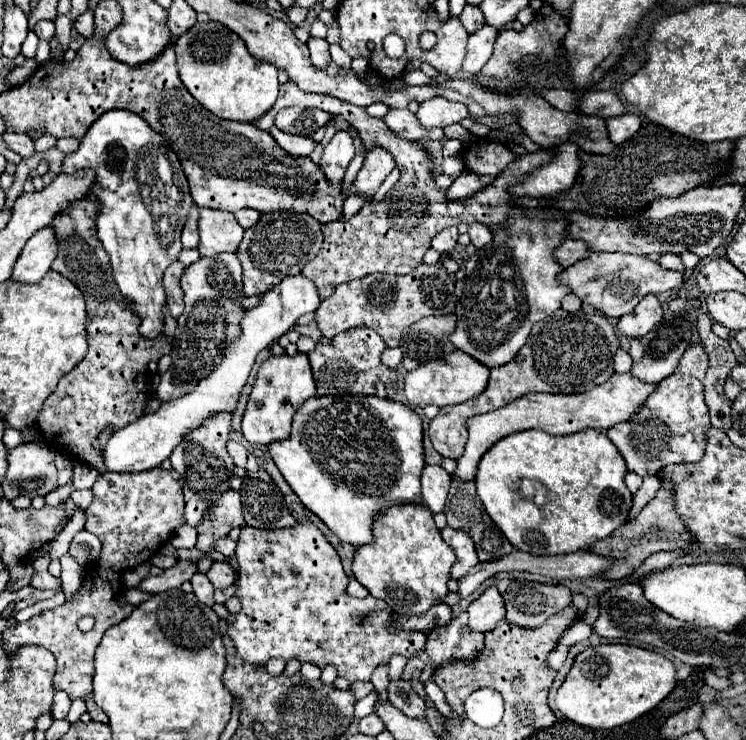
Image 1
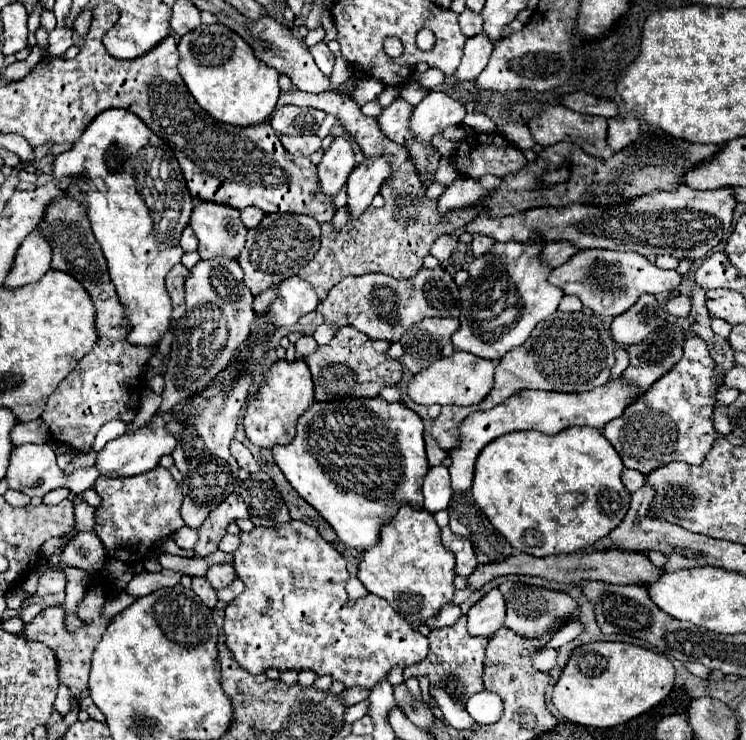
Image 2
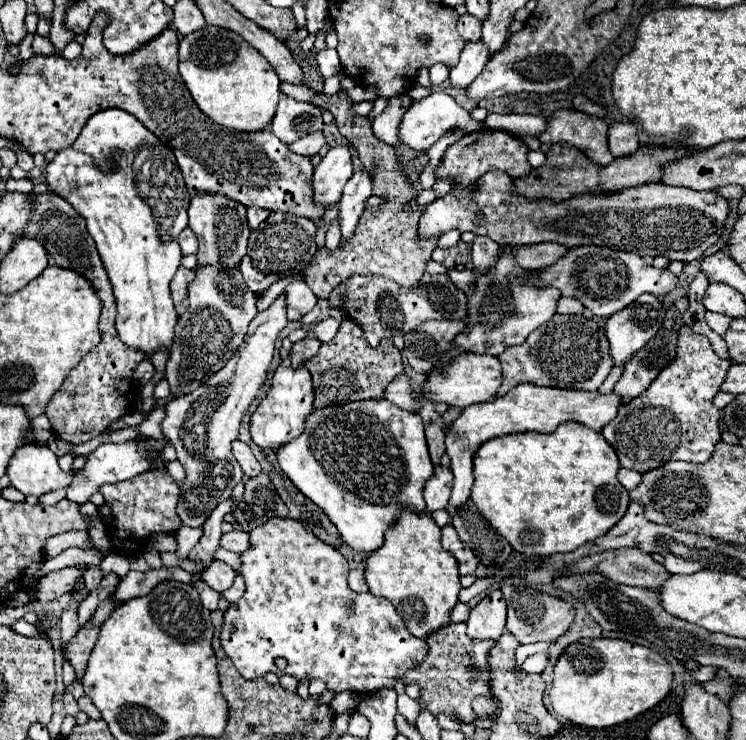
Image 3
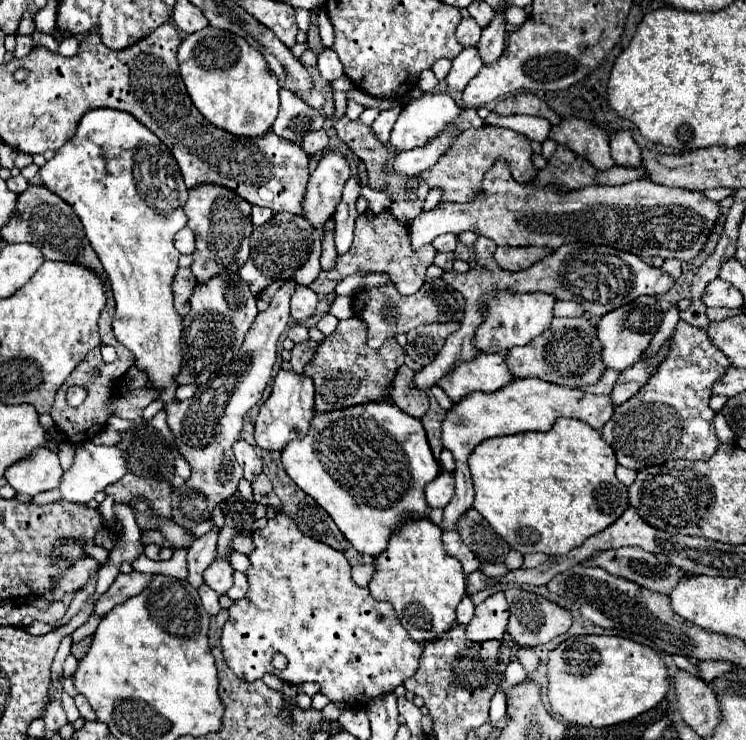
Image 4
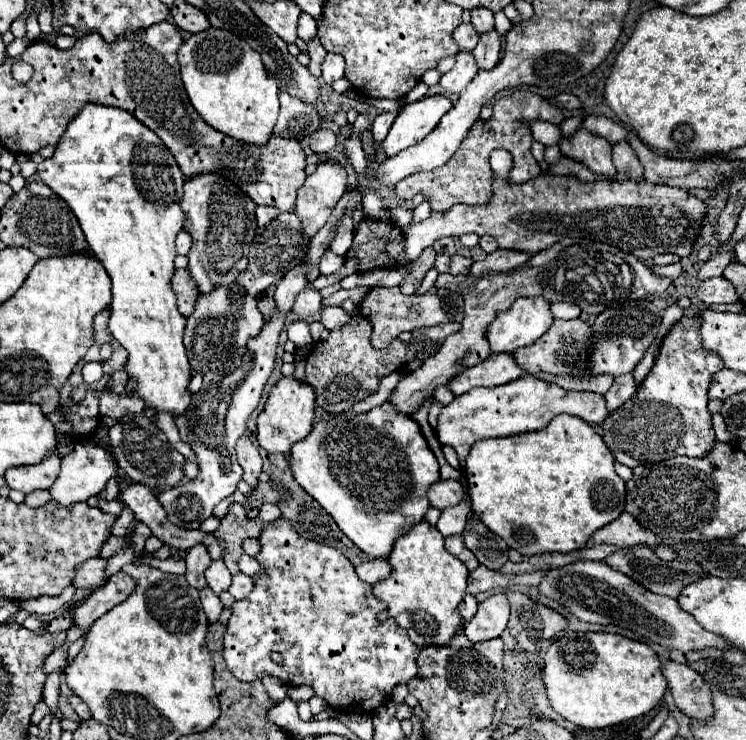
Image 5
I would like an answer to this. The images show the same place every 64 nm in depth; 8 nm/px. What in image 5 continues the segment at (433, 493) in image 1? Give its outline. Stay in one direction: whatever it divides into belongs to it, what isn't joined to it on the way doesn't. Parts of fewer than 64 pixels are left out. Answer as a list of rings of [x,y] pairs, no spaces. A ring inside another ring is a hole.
[[[438,480],[428,488],[428,502],[432,508],[444,510],[456,506],[464,494],[464,488],[458,480]]]

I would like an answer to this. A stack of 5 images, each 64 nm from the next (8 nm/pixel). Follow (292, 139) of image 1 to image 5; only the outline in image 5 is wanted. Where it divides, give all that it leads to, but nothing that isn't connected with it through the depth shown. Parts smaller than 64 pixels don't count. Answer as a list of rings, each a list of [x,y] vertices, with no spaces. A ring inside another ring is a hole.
[[[320,128],[318,132],[310,134],[310,138],[308,138],[308,148],[316,154],[330,152],[330,150],[334,150],[334,146],[336,146],[336,134],[332,130]]]

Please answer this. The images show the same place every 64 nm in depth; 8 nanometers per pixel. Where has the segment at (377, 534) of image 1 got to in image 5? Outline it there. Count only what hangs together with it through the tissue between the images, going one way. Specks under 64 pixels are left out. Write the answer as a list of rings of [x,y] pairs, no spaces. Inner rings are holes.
[[[426,520],[412,526],[410,532],[396,538],[386,562],[392,572],[386,580],[376,582],[372,592],[378,600],[386,602],[390,616],[408,632],[410,640],[424,646],[448,644],[456,630],[462,628],[458,606],[466,594],[468,568],[444,548],[444,536]]]

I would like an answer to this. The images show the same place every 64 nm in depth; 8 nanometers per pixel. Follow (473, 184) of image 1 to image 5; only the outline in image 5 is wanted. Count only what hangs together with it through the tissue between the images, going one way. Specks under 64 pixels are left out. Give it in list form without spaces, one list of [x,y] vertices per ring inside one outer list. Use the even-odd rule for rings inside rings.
[[[504,150],[494,152],[494,192],[488,204],[466,206],[456,204],[442,212],[430,212],[424,222],[412,224],[406,234],[406,256],[418,258],[424,248],[432,246],[442,236],[460,236],[474,232],[478,236],[492,236],[500,248],[540,252],[560,242],[564,236],[592,238],[630,252],[640,260],[654,258],[656,254],[690,256],[694,242],[700,234],[708,206],[688,190],[650,184],[646,180],[628,182],[592,182],[584,184],[576,178],[540,174],[528,184],[510,184],[510,154]]]

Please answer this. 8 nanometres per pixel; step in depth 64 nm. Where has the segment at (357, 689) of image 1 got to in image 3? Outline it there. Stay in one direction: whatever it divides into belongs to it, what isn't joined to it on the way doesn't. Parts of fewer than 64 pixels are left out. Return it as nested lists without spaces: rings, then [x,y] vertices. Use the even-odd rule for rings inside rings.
[[[344,691],[338,695],[330,702],[330,707],[334,710],[336,715],[342,714],[349,709],[357,708],[357,698],[358,705],[363,700],[363,695],[354,693],[351,691]]]

